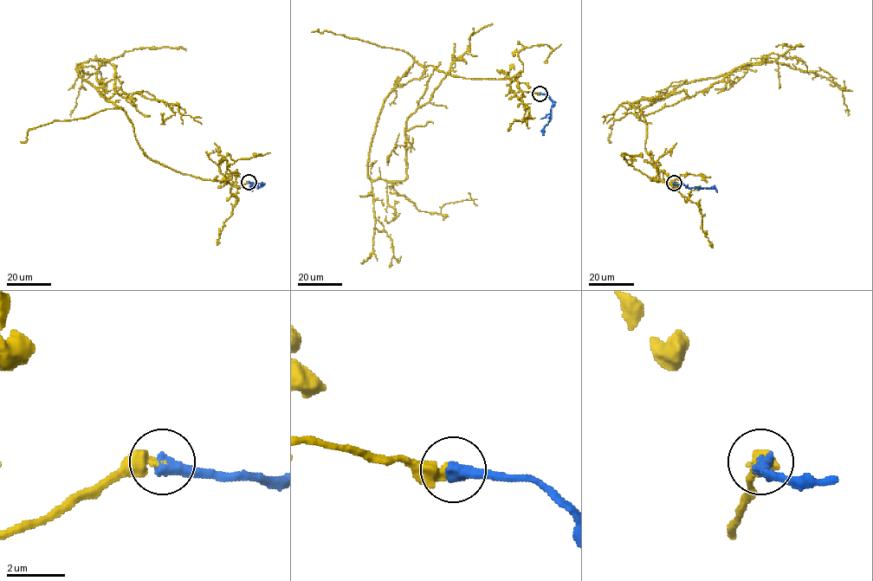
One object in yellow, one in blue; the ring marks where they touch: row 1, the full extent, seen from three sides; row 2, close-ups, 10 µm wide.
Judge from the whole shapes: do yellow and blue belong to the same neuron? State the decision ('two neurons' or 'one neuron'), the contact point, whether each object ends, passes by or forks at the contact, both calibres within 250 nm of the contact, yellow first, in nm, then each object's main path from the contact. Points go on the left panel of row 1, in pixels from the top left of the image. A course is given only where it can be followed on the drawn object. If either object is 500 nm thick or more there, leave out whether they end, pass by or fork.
one neuron | (248, 182) | 460/500 nm | yellow via (249, 182), (155, 162), (124, 111), (76, 67), (106, 60), (122, 96), (178, 104), (201, 124) | blue via (249, 182), (264, 183), (252, 187), (252, 190)

